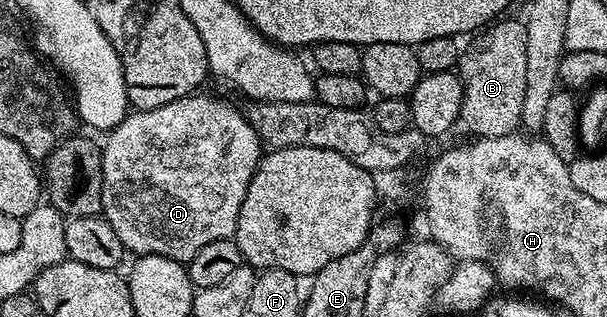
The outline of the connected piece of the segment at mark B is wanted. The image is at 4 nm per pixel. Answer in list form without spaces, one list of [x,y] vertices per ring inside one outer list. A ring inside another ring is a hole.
[[[501,18],[499,21],[493,22],[489,31],[484,31],[469,47],[461,54],[458,64],[458,74],[461,81],[464,82],[464,96],[462,97],[462,109],[460,110],[460,123],[468,126],[469,136],[479,137],[481,139],[489,139],[490,137],[502,137],[503,135],[515,132],[521,126],[520,114],[522,113],[522,97],[526,97],[526,29],[523,22],[519,18],[508,19]]]

